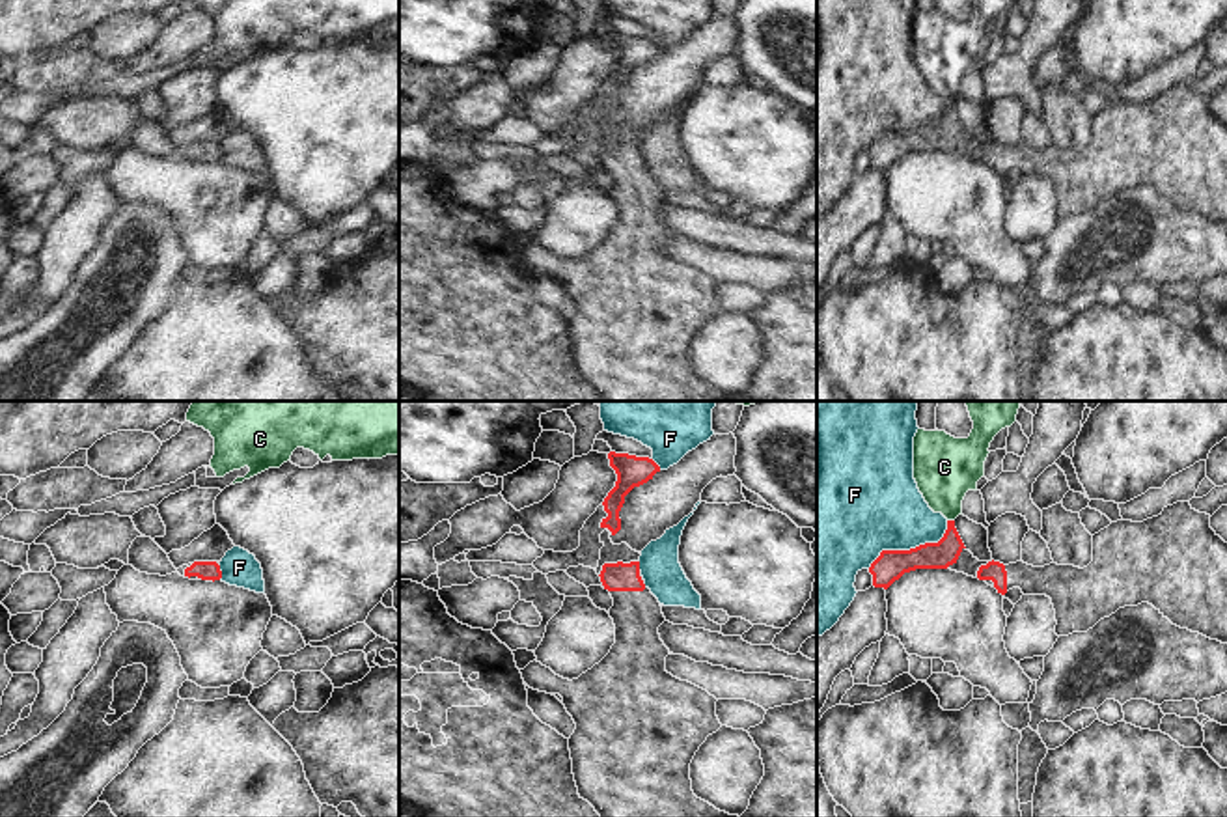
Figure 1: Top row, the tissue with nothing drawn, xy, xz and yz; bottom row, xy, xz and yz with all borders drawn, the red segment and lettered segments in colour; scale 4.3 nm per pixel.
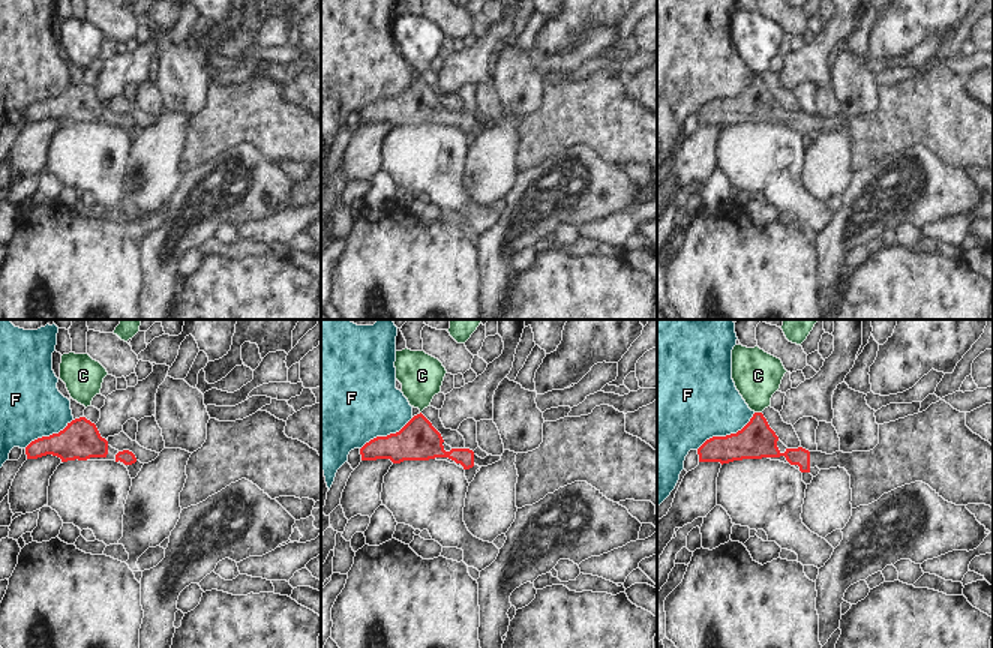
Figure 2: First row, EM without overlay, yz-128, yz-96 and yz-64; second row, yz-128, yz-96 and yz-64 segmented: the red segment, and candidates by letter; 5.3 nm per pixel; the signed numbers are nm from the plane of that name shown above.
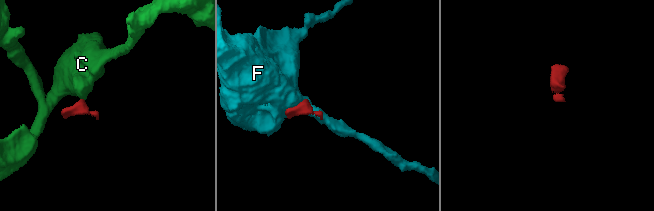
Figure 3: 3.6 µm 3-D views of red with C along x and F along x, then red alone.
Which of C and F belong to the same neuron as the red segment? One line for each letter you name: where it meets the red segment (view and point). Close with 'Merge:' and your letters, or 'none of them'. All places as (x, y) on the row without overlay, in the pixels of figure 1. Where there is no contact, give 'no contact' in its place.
Merge: none of them

